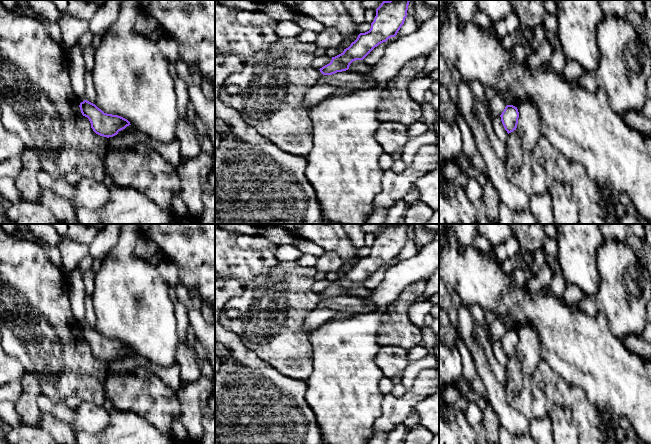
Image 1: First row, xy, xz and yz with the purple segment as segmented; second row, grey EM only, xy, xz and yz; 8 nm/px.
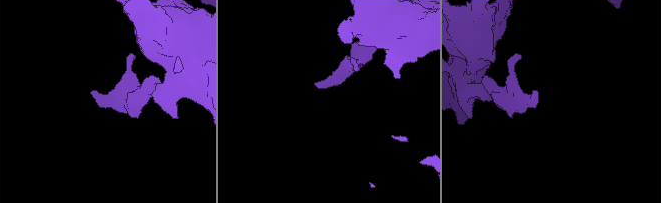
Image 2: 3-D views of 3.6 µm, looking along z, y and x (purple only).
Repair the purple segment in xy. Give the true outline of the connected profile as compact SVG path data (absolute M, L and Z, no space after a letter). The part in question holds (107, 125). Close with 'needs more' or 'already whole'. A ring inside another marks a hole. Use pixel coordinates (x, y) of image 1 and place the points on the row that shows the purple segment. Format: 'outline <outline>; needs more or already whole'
outline M84 100L79 105L83 116L87 117L91 123L93 131L103 137L113 137L119 131L131 125L130 122L118 115L104 113L95 104Z; already whole

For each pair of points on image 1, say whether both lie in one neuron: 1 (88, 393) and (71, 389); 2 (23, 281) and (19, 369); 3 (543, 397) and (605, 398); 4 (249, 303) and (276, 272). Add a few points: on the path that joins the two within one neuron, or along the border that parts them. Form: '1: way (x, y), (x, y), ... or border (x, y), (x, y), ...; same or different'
1: way (84, 389), (75, 388); same
2: border (10, 354), (26, 368); different
3: border (569, 383), (578, 386), (597, 410), (608, 408); different
4: way (263, 303), (272, 303), (287, 288), (287, 285); same

